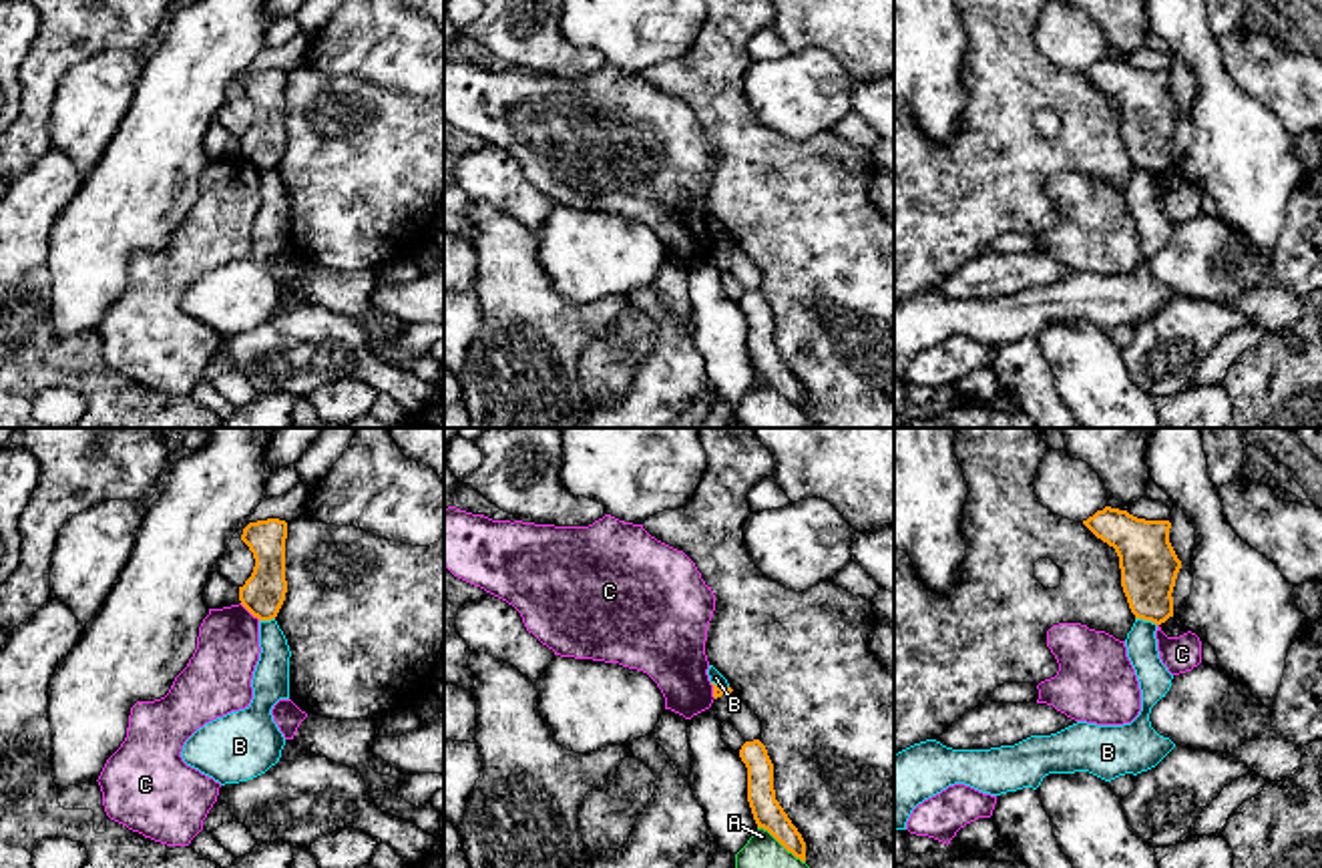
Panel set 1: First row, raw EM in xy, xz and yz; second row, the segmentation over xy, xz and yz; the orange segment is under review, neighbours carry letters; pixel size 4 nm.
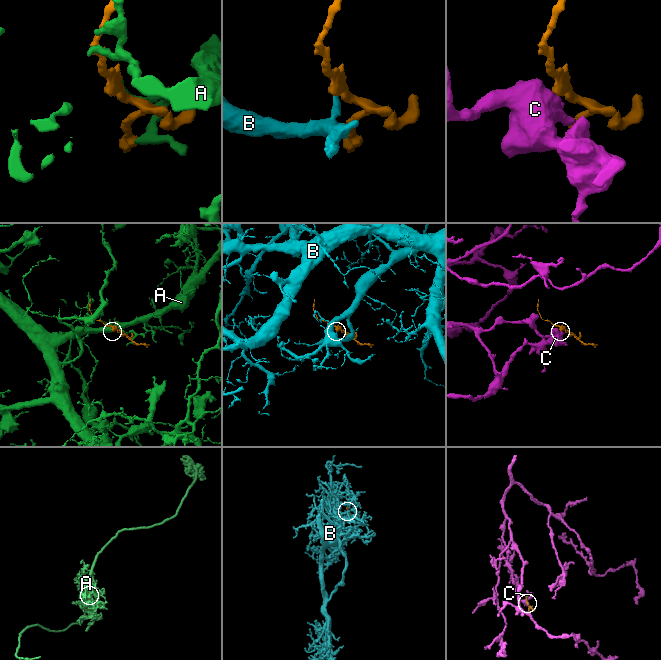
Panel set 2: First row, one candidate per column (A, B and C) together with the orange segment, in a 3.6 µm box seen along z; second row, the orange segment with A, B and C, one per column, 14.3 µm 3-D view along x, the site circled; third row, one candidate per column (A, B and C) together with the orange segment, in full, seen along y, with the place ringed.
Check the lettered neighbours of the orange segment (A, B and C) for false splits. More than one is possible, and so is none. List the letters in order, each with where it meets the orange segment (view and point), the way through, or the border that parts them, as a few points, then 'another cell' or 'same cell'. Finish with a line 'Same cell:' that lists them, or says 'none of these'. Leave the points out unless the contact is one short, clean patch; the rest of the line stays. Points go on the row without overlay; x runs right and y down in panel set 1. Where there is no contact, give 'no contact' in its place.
A: meets orange in xz at (782, 394); another cell
B: meets orange in yz at (1146, 169); border along yz (1136, 167), (1150, 169), (1156, 175); another cell
C: meets orange in xy at (250, 161); border along xy (240, 153), (260, 169); another cell
Same cell: none of these

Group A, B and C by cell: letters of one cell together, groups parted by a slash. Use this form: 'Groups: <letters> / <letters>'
Groups: A / B / C

